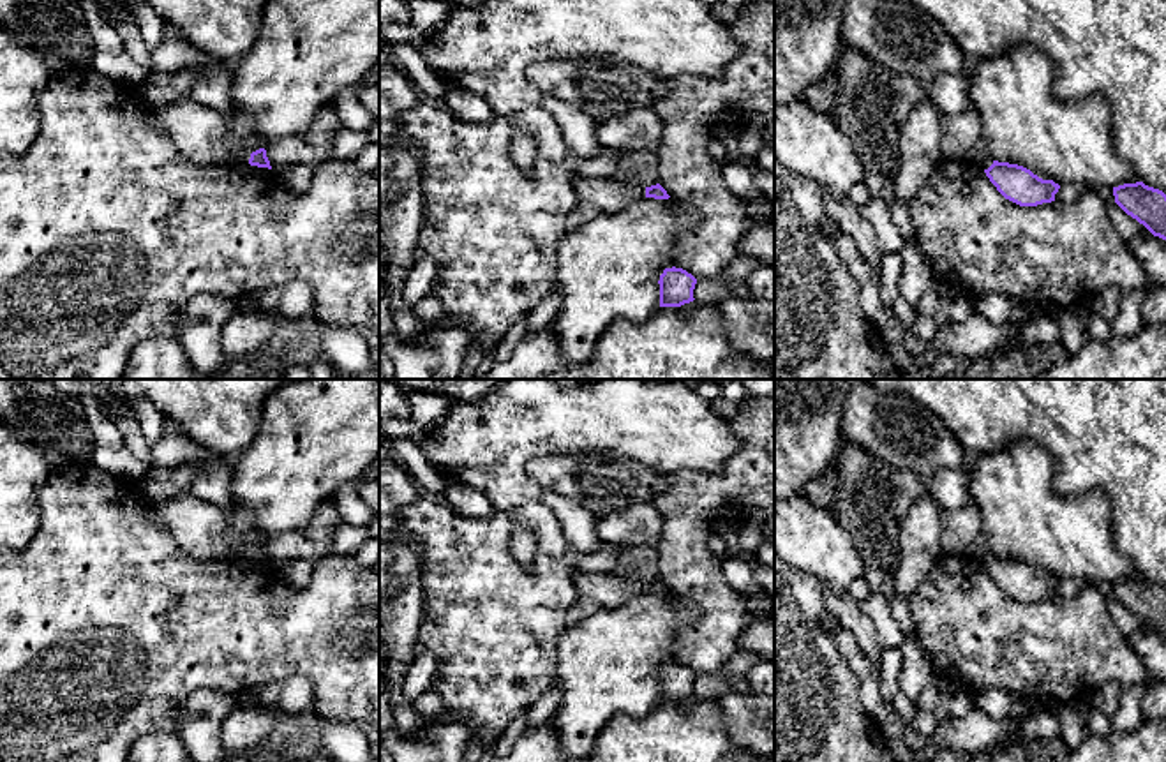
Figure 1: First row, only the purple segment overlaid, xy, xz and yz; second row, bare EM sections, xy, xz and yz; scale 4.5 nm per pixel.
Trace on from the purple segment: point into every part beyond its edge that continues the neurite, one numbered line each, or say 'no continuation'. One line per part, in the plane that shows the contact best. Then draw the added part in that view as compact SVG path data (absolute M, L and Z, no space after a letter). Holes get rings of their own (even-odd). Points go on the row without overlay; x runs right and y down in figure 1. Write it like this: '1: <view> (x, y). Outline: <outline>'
1: yz (983, 551). Outline: M981 531L979 538L975 540L974 550L972 554L983 563L988 564L995 552L990 545L988 534L984 531Z

